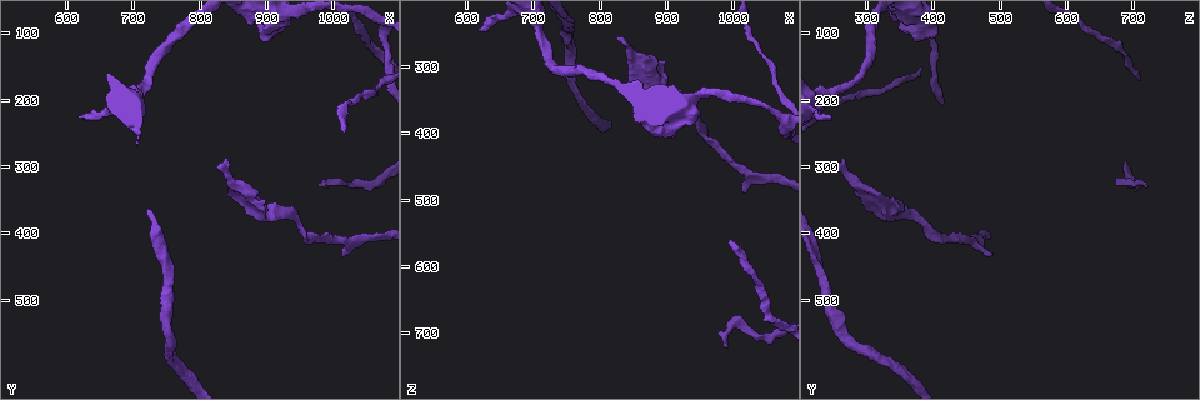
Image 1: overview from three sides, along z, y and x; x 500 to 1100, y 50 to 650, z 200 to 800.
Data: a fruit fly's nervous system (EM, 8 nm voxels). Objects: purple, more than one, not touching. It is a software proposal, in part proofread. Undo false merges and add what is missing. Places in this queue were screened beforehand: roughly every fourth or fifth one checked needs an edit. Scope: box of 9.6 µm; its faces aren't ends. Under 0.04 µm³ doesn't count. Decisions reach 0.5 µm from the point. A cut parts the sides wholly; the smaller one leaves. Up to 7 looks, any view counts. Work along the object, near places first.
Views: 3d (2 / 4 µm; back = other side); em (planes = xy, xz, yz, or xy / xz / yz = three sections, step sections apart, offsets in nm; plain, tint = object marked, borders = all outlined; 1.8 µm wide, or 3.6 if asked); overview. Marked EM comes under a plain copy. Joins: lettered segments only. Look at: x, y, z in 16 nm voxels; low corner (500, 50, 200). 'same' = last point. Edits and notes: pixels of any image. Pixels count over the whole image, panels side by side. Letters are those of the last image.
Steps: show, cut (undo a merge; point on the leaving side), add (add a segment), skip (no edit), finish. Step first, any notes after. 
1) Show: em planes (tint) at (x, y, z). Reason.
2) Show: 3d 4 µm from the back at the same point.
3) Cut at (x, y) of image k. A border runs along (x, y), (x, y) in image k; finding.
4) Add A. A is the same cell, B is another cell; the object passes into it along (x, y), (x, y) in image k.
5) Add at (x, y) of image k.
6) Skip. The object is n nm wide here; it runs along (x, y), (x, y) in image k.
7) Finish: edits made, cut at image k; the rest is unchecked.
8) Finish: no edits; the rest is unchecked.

Show: 3d 2 µm at (620, 225, 250). An open end.

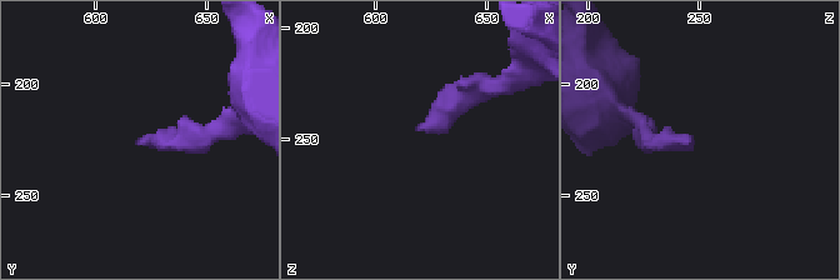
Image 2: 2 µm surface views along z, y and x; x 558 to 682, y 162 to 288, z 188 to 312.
Show: em xy step 16 (borders) at (621, 227, 246).

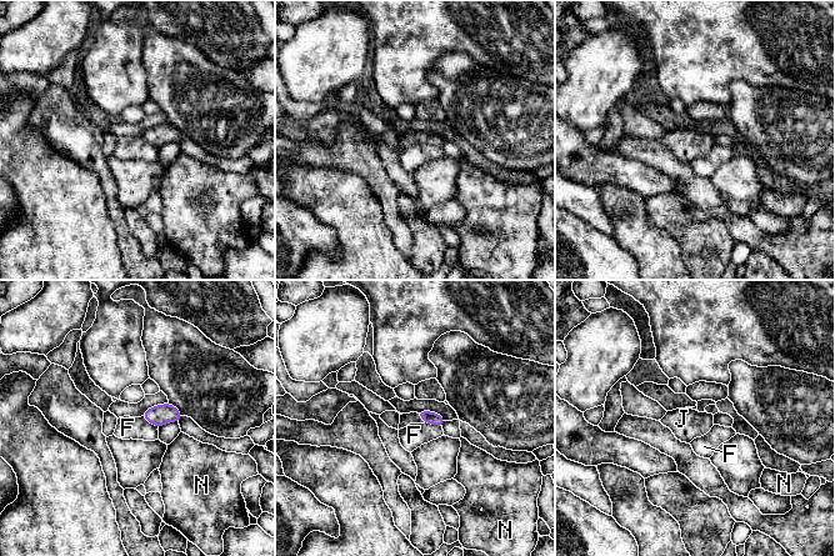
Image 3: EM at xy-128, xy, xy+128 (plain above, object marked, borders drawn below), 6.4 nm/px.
Show: em planes (borders) at the same point.

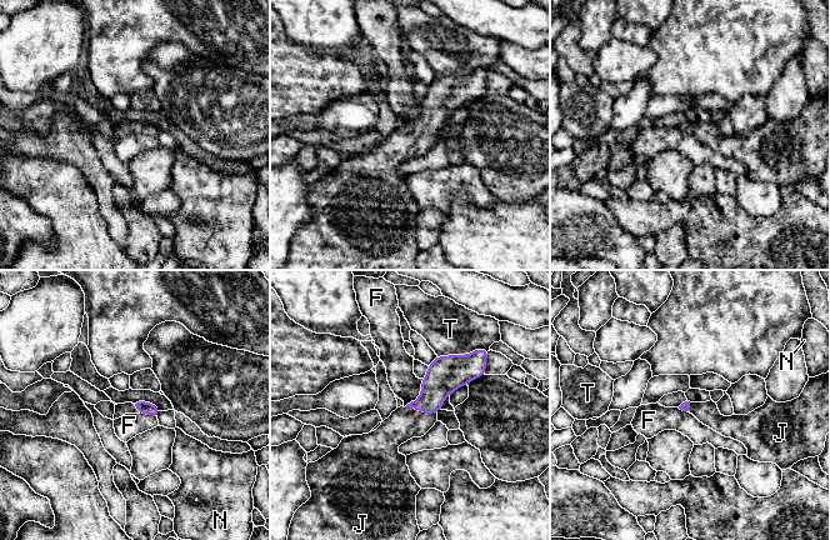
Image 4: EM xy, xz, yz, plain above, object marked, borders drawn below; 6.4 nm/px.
Add J. J is the same cell, F, N and T are other cells; the object passes into it along (443, 379), (421, 411), (405, 423) in image 4; it goes on there.

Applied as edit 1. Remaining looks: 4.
Show: overview. See it whole again.

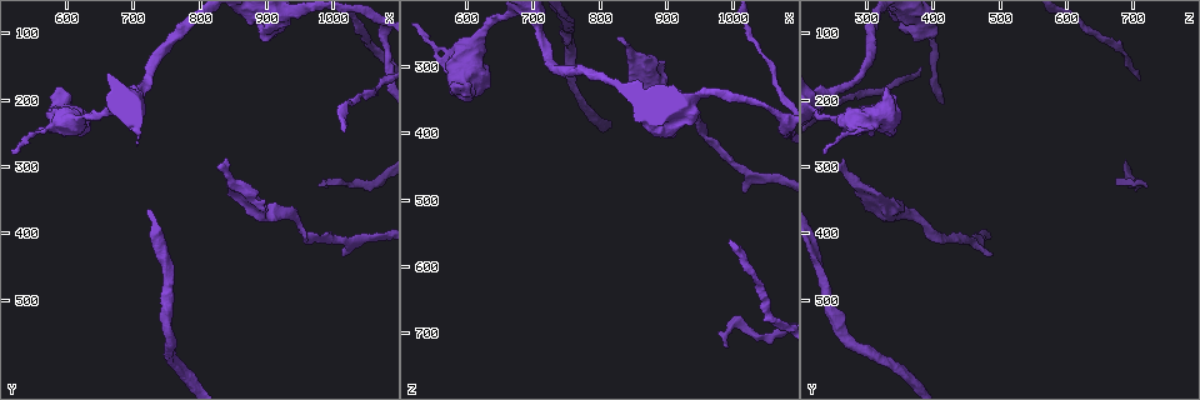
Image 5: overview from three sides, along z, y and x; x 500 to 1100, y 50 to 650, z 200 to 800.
Show: em xy step 4 (tint) at (825, 300, 255). Branch stops here.

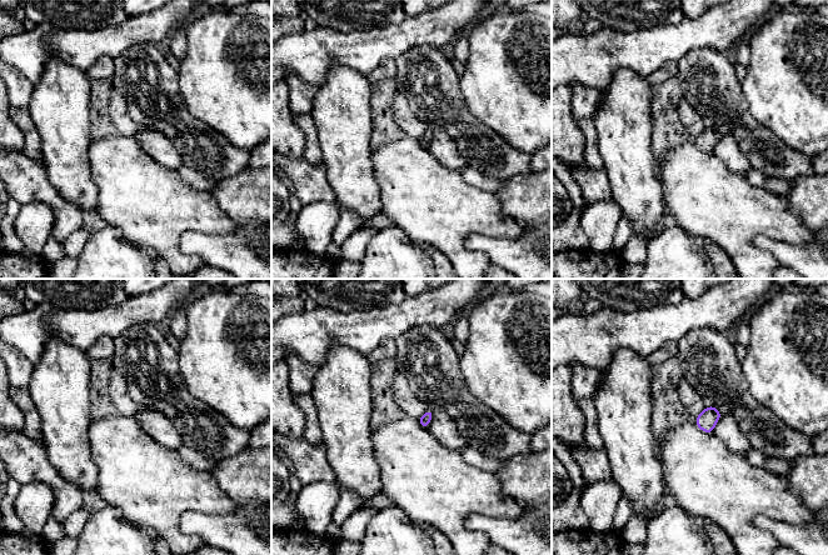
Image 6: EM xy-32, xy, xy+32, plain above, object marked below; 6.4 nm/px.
Show: em planes (tint) at the same point. Cut it another way.

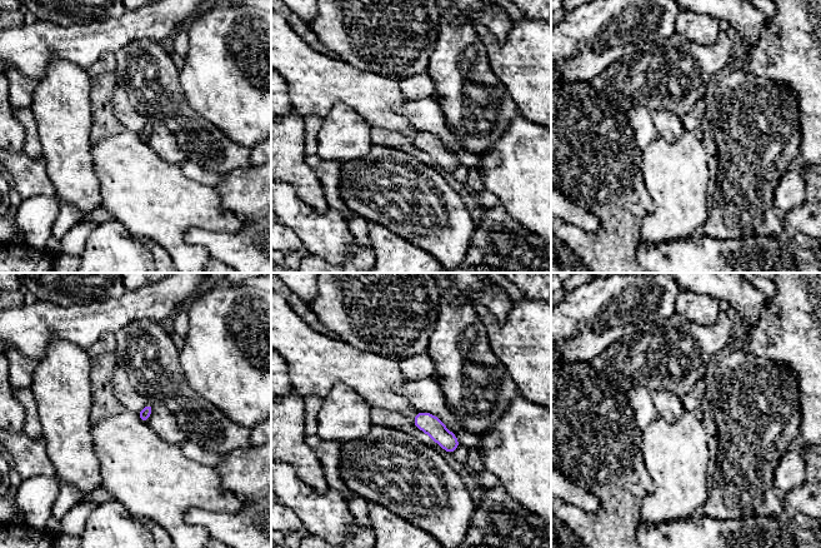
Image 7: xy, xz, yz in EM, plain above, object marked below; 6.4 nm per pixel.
Show: em planes (borders) at the same point. See the neighbours.

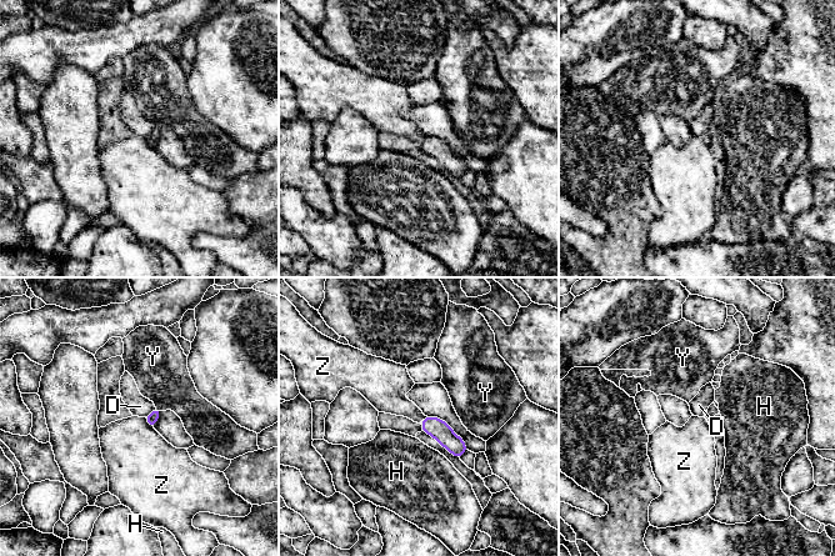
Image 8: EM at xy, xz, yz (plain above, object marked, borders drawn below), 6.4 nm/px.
Skip. D, H, Y and Z are other cells; a border runs along (155, 407), (145, 417) in image 8; none of them fits.

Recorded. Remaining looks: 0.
Finish: edits made, add at image 4; the rest is unchecked.

